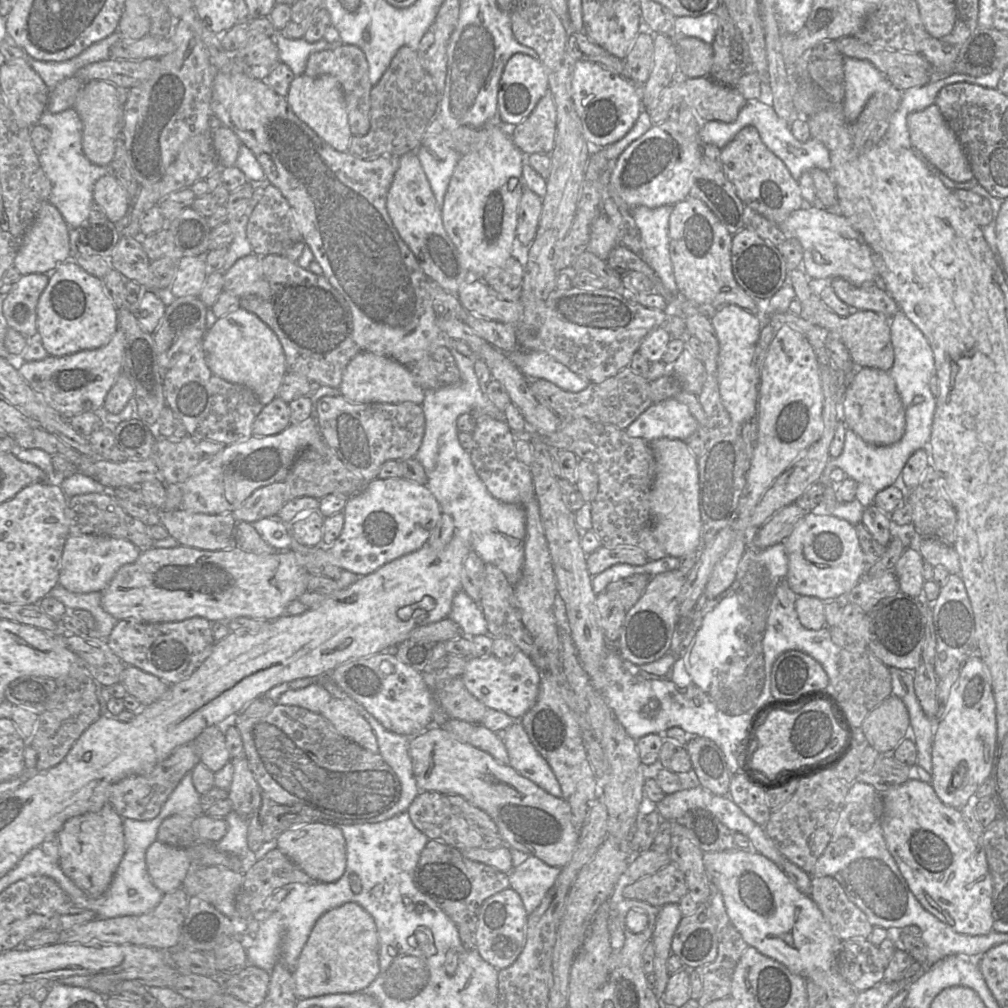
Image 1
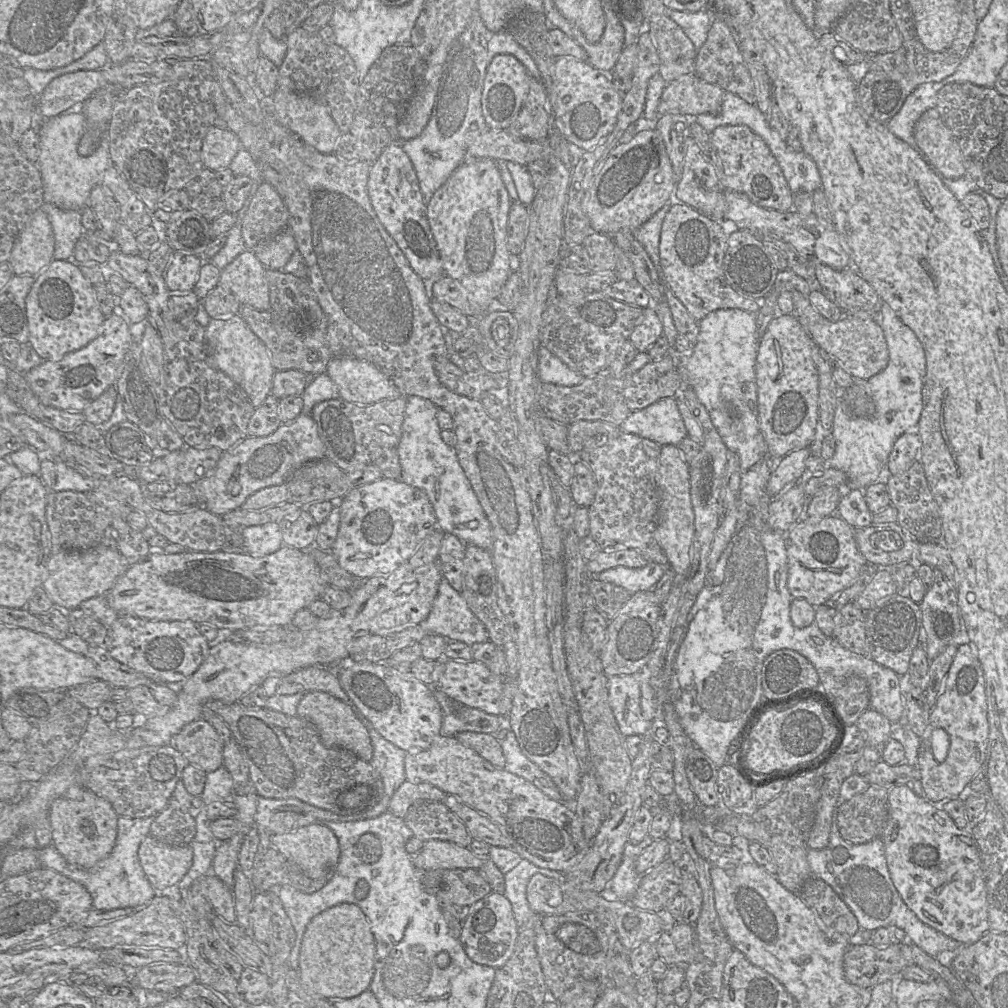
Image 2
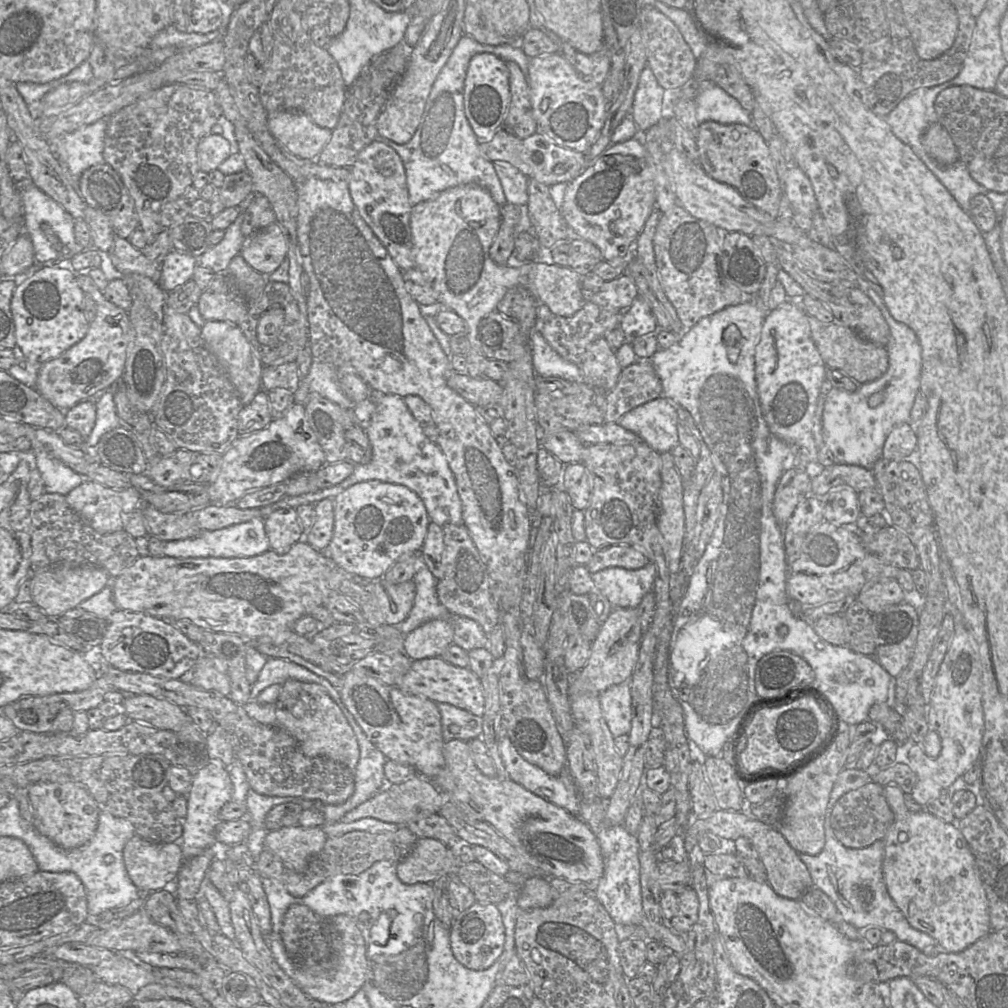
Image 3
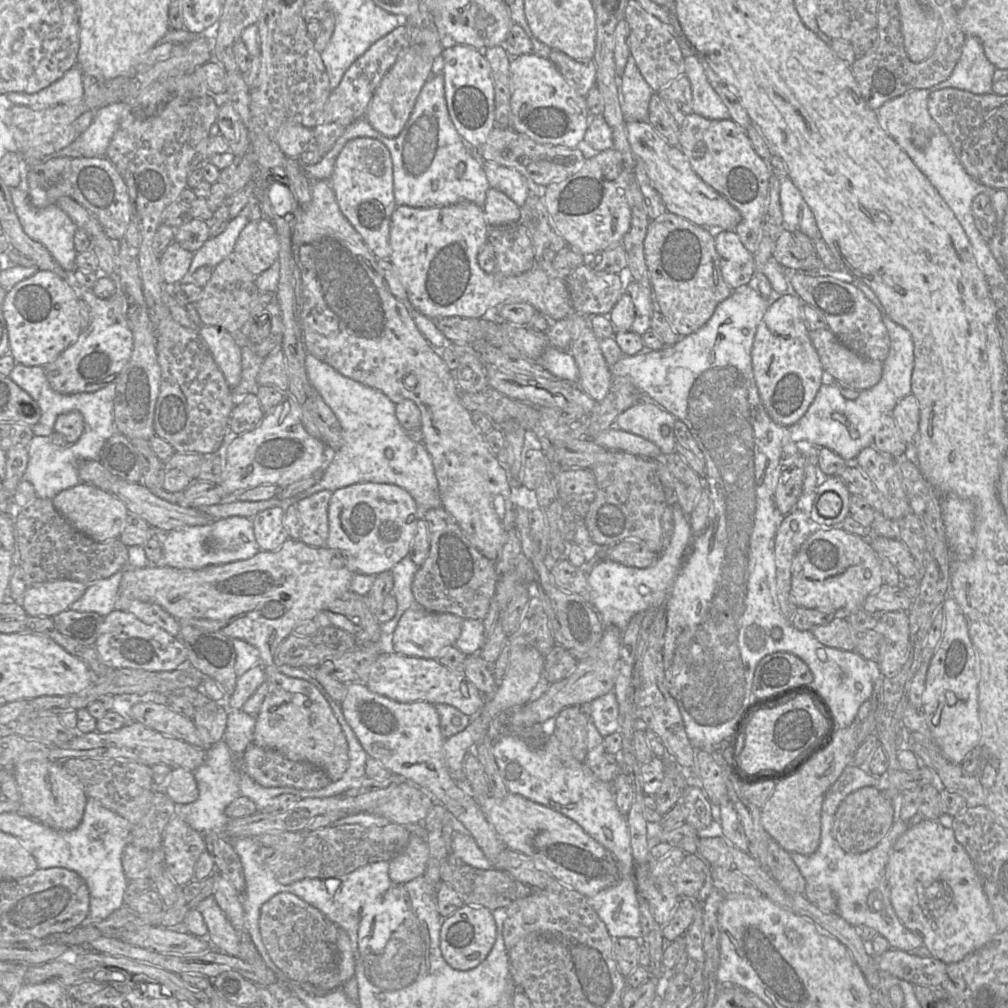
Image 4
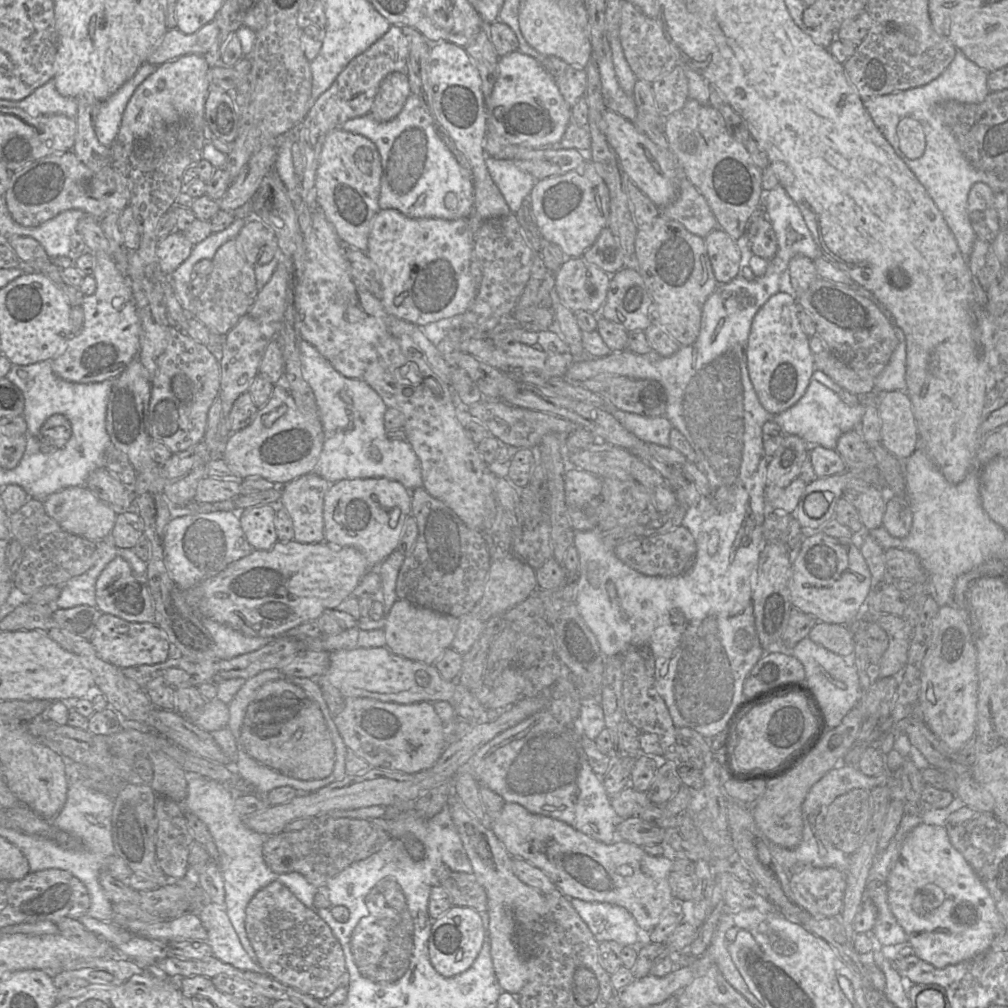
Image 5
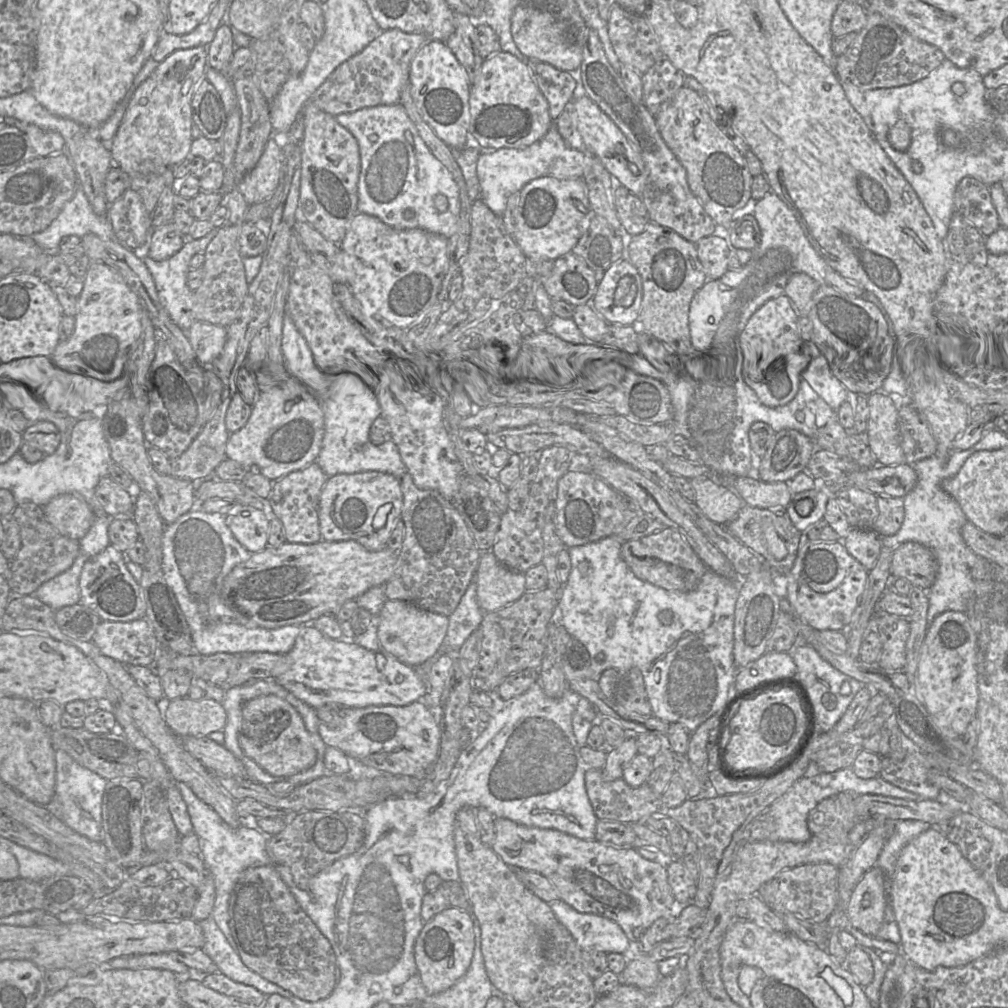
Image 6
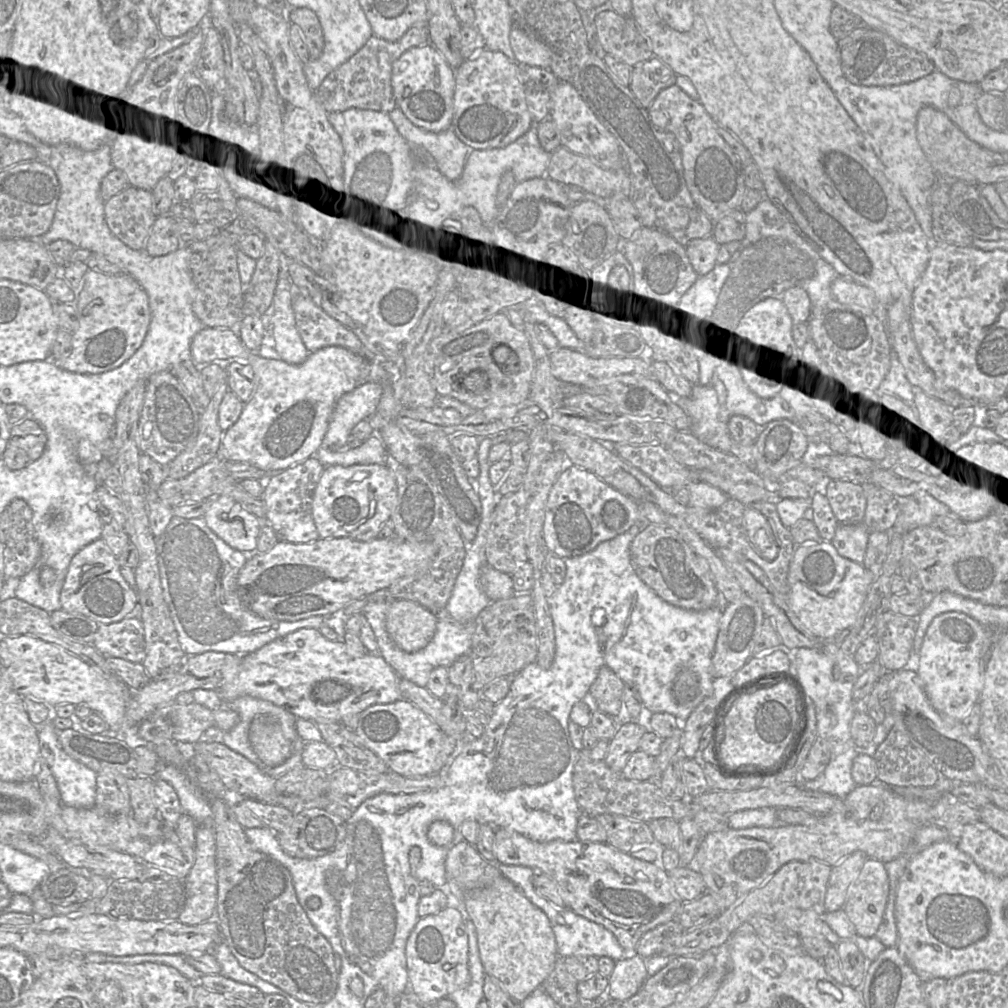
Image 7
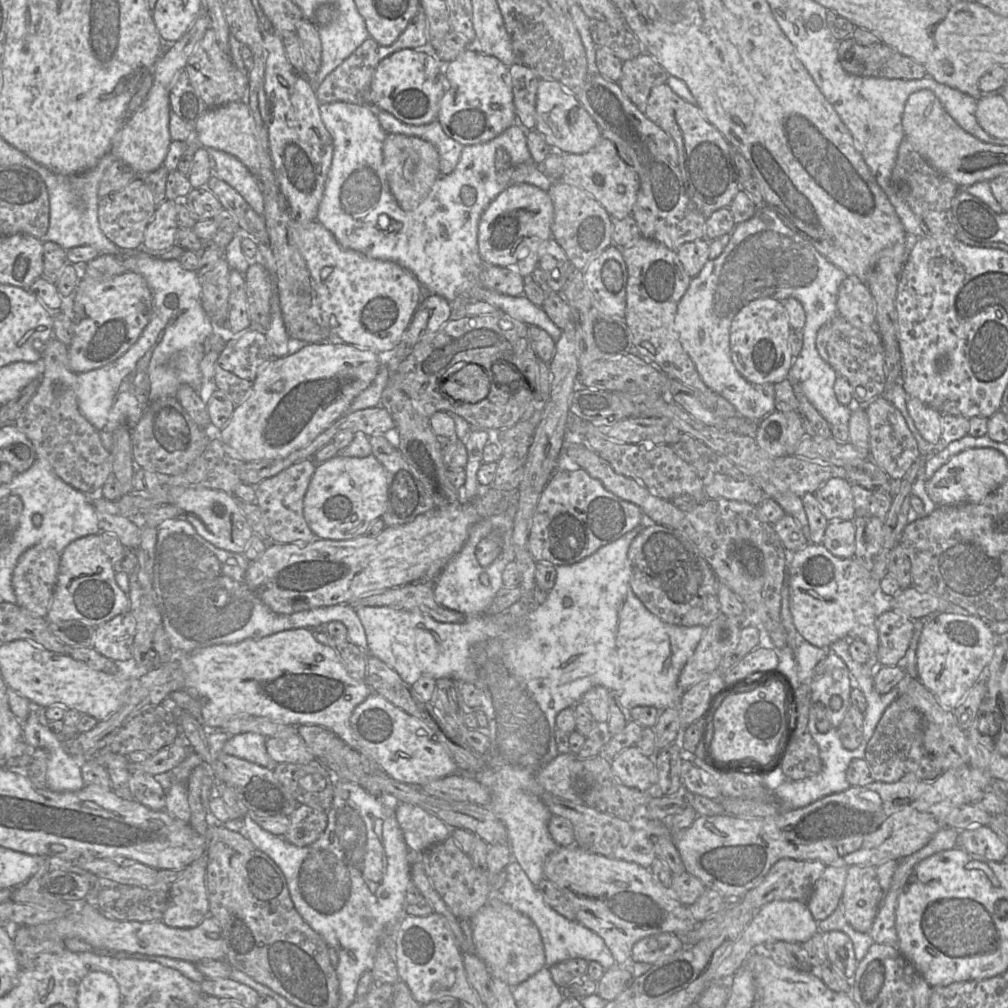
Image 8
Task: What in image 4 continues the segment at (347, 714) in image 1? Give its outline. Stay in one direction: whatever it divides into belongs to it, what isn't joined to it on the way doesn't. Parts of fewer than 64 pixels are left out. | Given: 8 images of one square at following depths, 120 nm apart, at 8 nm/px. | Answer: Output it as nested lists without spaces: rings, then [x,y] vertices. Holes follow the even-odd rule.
[[[273,664],[264,668],[266,682],[269,683],[269,686],[260,710],[255,716],[256,723],[252,743],[278,750],[290,760],[314,764],[323,769],[331,781],[337,781],[346,771],[349,759],[348,743],[341,725],[324,696],[313,684],[303,679],[286,676],[278,672],[278,667]]]

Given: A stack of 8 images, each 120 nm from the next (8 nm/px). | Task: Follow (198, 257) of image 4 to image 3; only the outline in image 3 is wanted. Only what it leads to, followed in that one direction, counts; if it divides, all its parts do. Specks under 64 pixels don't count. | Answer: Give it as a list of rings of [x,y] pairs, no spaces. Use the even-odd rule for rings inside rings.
[[[239,215],[226,230],[223,239],[198,258],[198,265],[210,268],[215,274],[225,273],[231,260],[240,254],[245,239],[241,231],[244,215]]]

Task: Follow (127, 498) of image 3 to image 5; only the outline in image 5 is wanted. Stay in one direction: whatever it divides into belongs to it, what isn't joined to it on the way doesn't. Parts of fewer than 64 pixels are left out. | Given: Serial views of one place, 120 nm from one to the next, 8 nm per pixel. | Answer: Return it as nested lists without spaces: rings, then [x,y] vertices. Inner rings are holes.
[[[85,485],[54,492],[43,501],[43,505],[46,513],[63,530],[90,541],[108,539],[117,516],[114,509],[100,501]]]

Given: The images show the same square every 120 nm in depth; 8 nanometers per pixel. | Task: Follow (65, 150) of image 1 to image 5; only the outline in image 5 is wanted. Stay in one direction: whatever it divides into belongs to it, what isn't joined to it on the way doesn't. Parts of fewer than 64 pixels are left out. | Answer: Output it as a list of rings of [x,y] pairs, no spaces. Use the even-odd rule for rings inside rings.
[[[143,63],[134,76],[124,83],[115,93],[101,102],[95,119],[95,131],[99,142],[111,147],[122,122],[126,106],[137,87],[151,75],[156,66]]]

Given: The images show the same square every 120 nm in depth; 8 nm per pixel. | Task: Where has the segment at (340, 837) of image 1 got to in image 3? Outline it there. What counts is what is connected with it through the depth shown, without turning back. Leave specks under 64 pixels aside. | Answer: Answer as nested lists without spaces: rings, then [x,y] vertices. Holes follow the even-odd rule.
[[[296,825],[268,831],[264,846],[276,854],[286,867],[303,873],[310,860],[323,849],[327,838],[321,827]]]

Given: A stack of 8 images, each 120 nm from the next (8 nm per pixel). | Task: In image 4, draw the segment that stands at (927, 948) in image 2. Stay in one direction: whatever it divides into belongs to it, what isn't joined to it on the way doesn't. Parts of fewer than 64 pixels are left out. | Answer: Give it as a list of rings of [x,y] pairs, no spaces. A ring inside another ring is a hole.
[[[846,766],[838,779],[832,784],[824,796],[820,818],[820,843],[817,850],[809,855],[802,855],[792,852],[790,853],[790,857],[797,865],[807,884],[823,885],[830,888],[837,899],[837,913],[850,925],[858,929],[864,926],[876,929],[878,934],[883,936],[888,941],[890,948],[909,952],[917,947],[923,946],[923,940],[918,934],[908,930],[897,917],[890,901],[890,892],[888,883],[886,881],[886,865],[889,859],[890,850],[899,836],[907,830],[909,820],[903,821],[896,819],[888,833],[873,848],[862,853],[845,852],[832,835],[833,817],[840,802],[850,793],[865,786],[876,787],[878,783],[878,777],[873,776],[871,773],[866,771],[865,766]]]

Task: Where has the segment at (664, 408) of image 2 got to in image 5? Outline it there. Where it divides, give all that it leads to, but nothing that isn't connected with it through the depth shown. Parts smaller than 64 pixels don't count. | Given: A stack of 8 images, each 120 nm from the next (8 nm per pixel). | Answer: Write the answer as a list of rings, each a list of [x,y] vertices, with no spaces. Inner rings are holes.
[[[611,407],[605,411],[611,413],[629,432],[645,443],[655,443],[660,446],[670,446],[669,434],[673,428],[666,416],[648,417],[640,414],[630,413]]]

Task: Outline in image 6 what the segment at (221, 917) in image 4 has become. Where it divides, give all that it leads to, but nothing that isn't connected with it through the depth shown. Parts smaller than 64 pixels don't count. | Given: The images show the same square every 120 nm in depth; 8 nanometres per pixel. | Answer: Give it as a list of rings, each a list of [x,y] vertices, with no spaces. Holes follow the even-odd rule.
[[[212,916],[198,923],[205,937],[202,950],[212,959],[218,972],[235,982],[252,986],[266,996],[279,994],[290,1000],[291,992],[264,979],[242,962],[237,951],[230,945]]]

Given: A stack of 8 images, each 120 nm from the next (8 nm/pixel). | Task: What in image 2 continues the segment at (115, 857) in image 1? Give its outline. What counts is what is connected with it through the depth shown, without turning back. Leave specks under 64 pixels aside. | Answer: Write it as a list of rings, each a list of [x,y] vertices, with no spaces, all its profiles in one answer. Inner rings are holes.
[[[84,790],[80,797],[59,797],[50,804],[48,816],[52,846],[70,864],[91,869],[113,851],[119,815],[105,798],[88,790]]]

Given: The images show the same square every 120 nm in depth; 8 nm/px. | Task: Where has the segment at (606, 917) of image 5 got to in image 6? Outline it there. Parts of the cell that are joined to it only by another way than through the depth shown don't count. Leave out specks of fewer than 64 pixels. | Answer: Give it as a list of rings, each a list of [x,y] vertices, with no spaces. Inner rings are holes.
[[[560,899],[549,902],[549,906],[582,950],[623,954],[630,946],[622,928],[608,918],[578,912]]]

